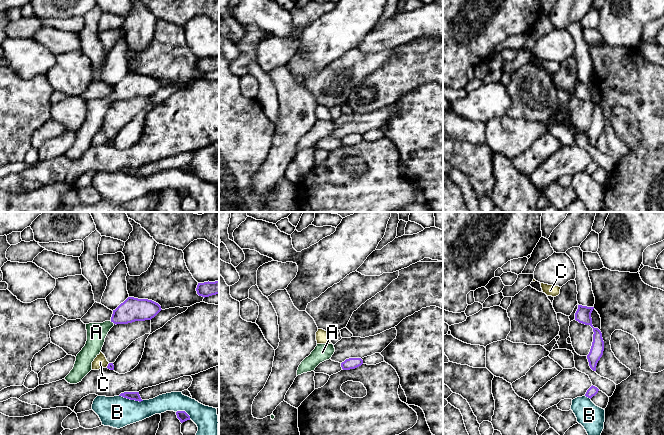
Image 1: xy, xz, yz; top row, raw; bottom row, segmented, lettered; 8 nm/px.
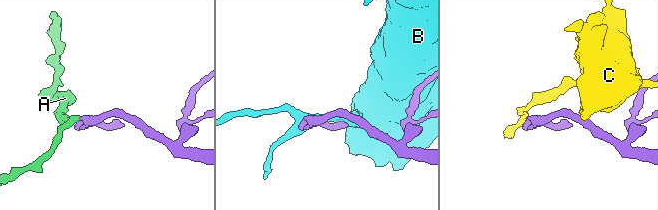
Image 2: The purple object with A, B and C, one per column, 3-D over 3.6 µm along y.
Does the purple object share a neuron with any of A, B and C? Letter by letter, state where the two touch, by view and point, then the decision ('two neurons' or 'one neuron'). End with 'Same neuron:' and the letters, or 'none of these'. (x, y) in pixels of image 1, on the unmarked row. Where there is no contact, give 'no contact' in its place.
A: meets purple in xy at (112, 97); one neuron
B: meets purple in xy at (131, 175); two neurons
C: meets purple in xy at (108, 141); two neurons
Same neuron: A

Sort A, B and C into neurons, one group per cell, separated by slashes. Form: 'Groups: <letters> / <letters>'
Groups: A / B / C

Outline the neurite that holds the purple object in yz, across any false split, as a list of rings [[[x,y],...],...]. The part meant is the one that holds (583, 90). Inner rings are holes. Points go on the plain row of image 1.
[[[578,81],[578,85],[575,89],[575,96],[579,99],[590,101],[593,104],[593,118],[587,135],[589,142],[593,147],[596,147],[596,142],[598,137],[603,131],[604,127],[604,117],[602,114],[602,109],[598,104],[594,104],[592,101],[591,89],[594,83],[587,83]]]

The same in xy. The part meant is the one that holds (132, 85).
[[[128,73],[113,86],[110,97],[86,100],[86,120],[77,130],[74,143],[65,156],[70,160],[77,160],[92,146],[92,138],[100,130],[105,114],[115,100],[151,96],[161,86],[161,82],[152,76]]]

